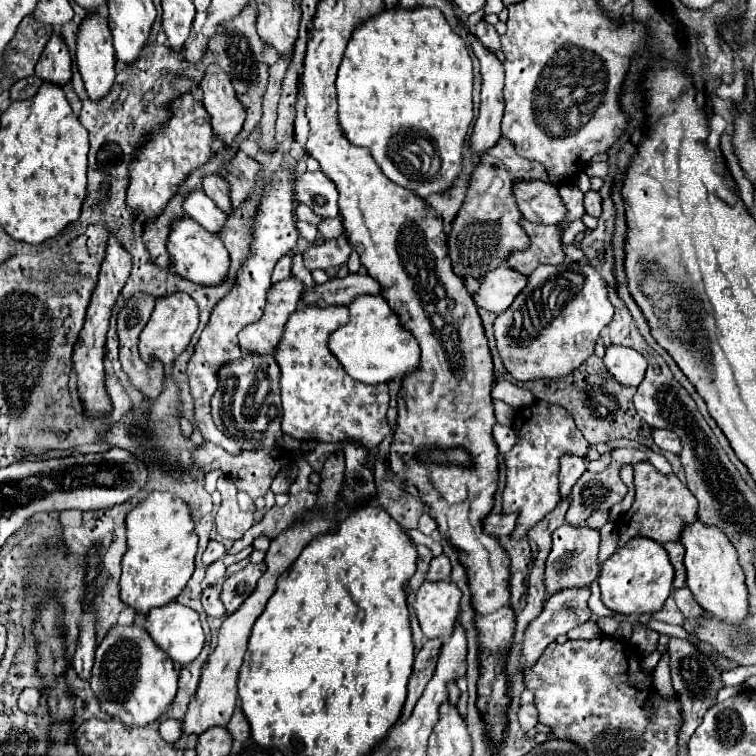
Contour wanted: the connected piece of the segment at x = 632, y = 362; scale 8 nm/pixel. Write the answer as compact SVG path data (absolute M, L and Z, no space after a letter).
M611 345L607 347L607 353L603 357L605 367L609 369L609 373L621 383L621 385L639 385L645 369L647 369L647 359L629 347L621 347L621 345Z

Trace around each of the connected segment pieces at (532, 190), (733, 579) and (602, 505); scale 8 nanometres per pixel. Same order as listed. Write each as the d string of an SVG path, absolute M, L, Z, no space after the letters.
M517 181L513 195L523 217L537 225L561 225L567 217L567 207L557 185L547 181Z
M699 521L687 525L681 533L681 543L685 545L685 569L687 569L687 587L693 593L693 599L703 607L703 611L731 627L739 627L741 621L749 615L747 587L743 569L737 563L735 547L727 541L725 533L717 527L707 527Z
M615 449L615 451L611 453L611 465L609 465L603 473L585 471L585 473L579 477L579 481L575 483L575 487L573 487L573 491L571 491L571 507L569 507L569 511L567 511L567 515L565 515L565 521L567 521L569 525L573 525L573 527L581 527L581 525L587 521L587 517L591 517L593 505L595 505L595 511L609 511L613 505L621 503L623 497L627 495L627 487L625 487L625 483L623 483L621 477L619 477L619 469L621 469L623 463L639 463L639 461L651 461L661 473L671 473L669 461L667 461L663 455L655 453L655 451L643 453L643 451L637 451L637 449Z

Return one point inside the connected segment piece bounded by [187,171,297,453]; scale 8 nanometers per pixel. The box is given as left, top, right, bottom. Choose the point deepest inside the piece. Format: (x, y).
(273, 233)

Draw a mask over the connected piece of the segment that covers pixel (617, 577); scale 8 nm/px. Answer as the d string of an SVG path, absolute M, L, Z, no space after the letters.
M633 537L603 561L599 573L601 601L613 613L621 615L653 615L665 607L665 599L673 591L673 567L667 551L657 541L647 537Z

